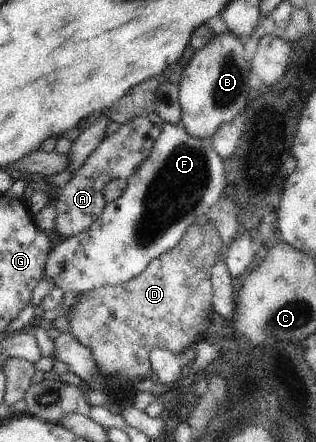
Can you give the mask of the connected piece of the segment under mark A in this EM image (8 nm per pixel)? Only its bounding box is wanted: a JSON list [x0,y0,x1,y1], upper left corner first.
[54,112,162,236]

